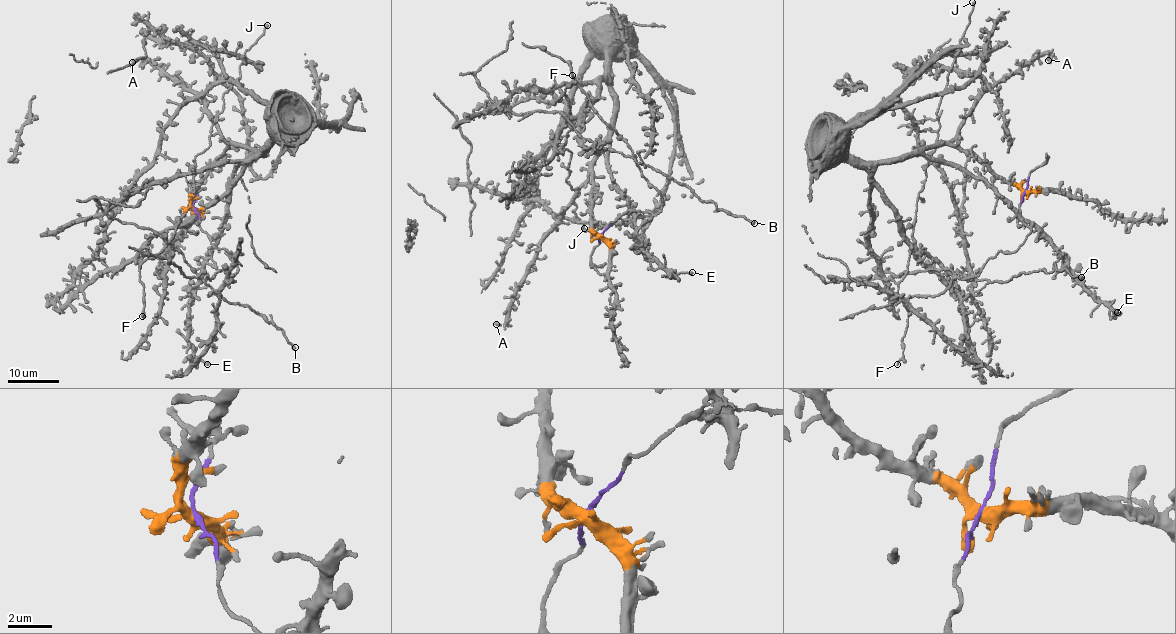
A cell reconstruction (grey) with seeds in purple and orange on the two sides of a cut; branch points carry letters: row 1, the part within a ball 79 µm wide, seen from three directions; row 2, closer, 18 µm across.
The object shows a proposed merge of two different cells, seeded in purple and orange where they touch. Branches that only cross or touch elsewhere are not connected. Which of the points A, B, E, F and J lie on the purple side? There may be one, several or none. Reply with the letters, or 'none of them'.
B

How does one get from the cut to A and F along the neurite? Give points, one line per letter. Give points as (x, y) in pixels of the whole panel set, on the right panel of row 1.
A: (1025, 192), (992, 175), (974, 155), (955, 148), (952, 140), (978, 97), (1045, 54), (1051, 54), (1049, 60)
F: (1025, 192), (950, 145), (876, 167), (875, 182), (914, 253), (897, 287), (908, 325), (897, 364)

